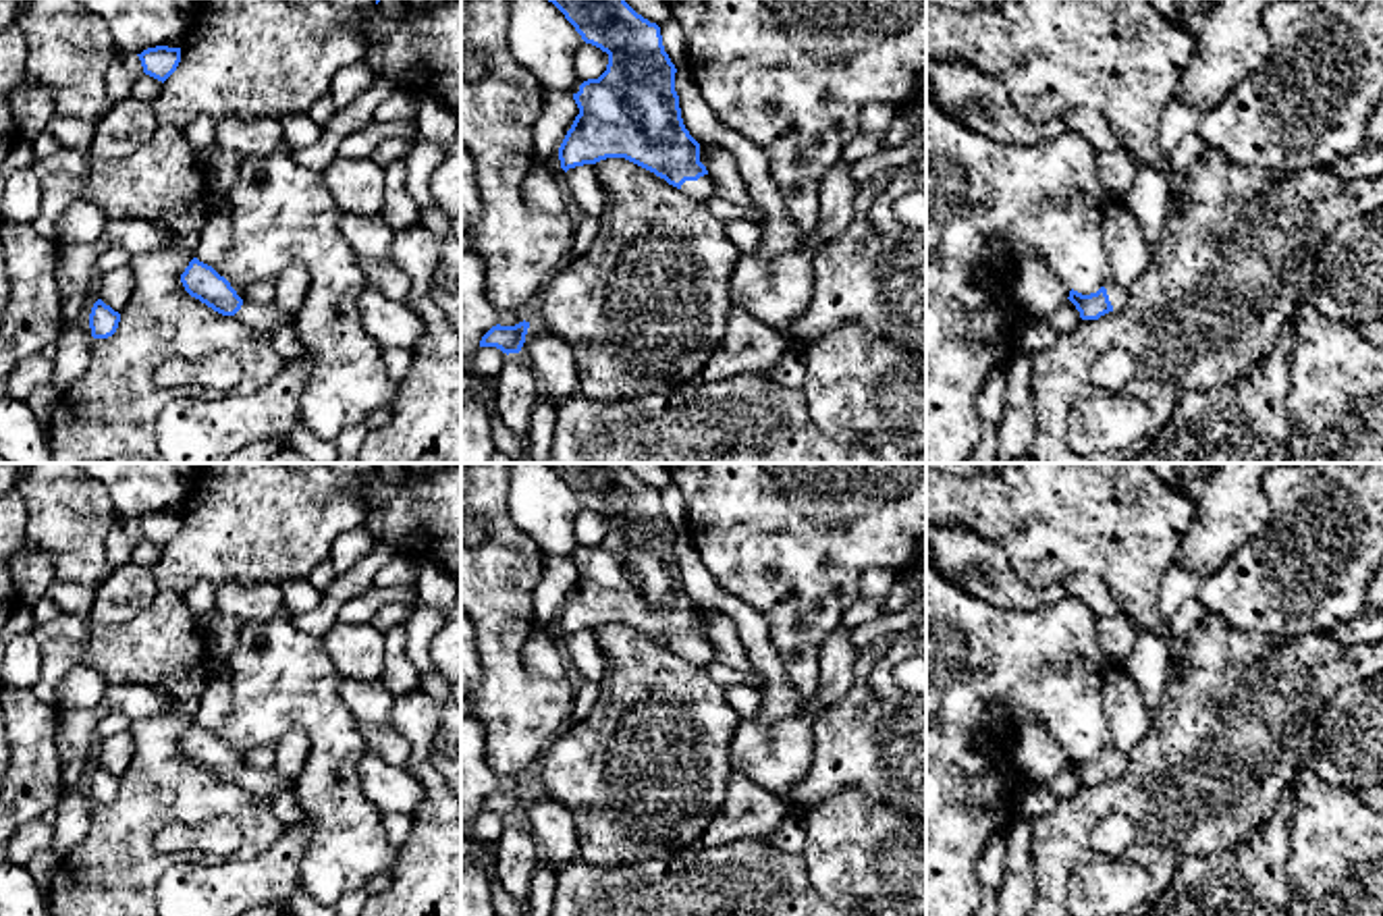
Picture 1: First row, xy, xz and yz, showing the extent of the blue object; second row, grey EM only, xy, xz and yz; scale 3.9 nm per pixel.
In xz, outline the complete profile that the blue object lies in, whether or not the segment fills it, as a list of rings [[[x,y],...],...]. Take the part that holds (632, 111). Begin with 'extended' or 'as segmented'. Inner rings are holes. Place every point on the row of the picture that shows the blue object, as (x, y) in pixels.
extended; [[[625,0],[548,2],[586,44],[608,54],[606,71],[573,93],[579,114],[559,147],[561,168],[625,158],[694,199],[714,197],[700,143],[681,118],[677,69],[665,52],[660,27]]]

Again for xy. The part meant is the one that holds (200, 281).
extended; [[[193,258],[181,274],[185,291],[222,316],[235,316],[241,324],[272,334],[282,326],[295,326],[295,314],[278,305],[249,301],[243,291],[230,287],[212,266]]]

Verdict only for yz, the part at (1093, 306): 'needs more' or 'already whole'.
needs more

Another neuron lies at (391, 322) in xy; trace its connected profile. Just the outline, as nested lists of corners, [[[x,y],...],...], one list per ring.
[[[376,287],[363,289],[357,307],[361,324],[382,349],[401,347],[413,351],[426,334],[422,318],[407,303],[388,299]]]

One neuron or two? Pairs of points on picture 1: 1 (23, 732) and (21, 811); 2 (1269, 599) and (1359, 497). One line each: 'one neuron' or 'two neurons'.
1: one neuron
2: one neuron

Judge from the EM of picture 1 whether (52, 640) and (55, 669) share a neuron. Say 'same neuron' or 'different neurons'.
same neuron

